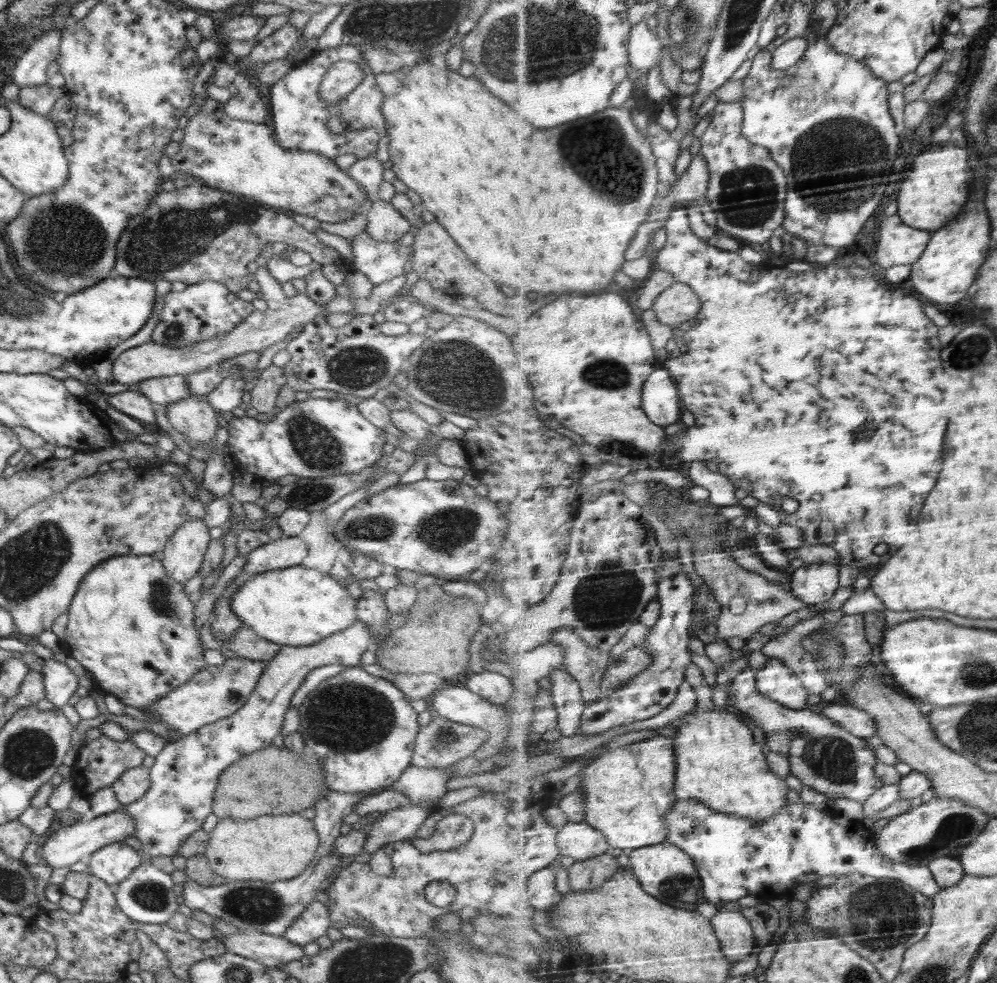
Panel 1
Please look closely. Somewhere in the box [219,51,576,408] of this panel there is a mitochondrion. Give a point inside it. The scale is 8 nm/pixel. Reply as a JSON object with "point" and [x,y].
{"point":[357,367]}

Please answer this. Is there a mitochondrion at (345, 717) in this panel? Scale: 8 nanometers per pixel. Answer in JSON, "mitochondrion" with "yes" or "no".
{"mitochondrion":"yes"}

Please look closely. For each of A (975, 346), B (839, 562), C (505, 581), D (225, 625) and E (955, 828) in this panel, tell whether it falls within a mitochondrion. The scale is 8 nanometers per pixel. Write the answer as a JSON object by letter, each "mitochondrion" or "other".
{"A":"mitochondrion","B":"other","C":"mitochondrion","D":"mitochondrion","E":"mitochondrion"}

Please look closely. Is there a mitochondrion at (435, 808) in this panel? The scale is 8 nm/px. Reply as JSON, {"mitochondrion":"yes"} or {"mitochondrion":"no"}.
{"mitochondrion":"no"}

